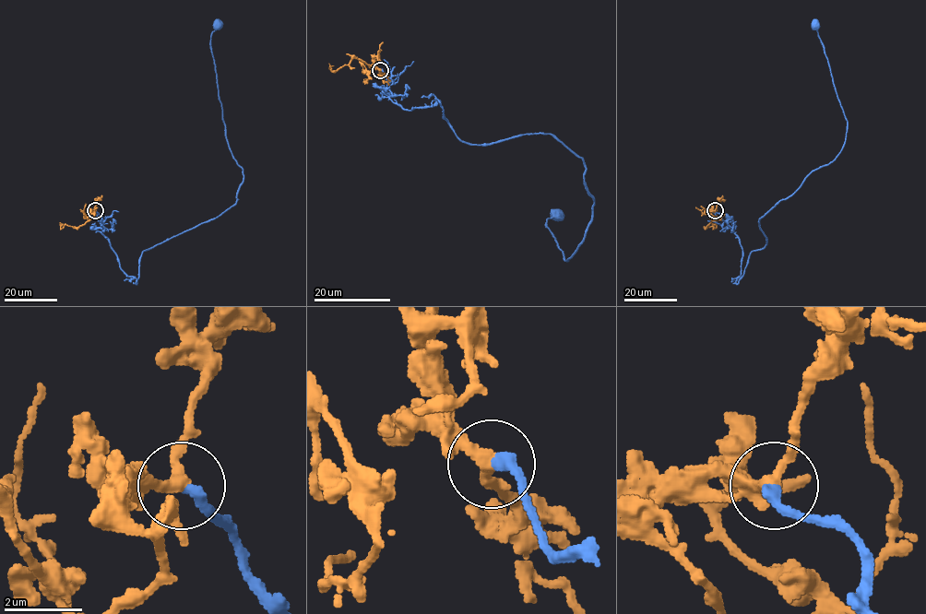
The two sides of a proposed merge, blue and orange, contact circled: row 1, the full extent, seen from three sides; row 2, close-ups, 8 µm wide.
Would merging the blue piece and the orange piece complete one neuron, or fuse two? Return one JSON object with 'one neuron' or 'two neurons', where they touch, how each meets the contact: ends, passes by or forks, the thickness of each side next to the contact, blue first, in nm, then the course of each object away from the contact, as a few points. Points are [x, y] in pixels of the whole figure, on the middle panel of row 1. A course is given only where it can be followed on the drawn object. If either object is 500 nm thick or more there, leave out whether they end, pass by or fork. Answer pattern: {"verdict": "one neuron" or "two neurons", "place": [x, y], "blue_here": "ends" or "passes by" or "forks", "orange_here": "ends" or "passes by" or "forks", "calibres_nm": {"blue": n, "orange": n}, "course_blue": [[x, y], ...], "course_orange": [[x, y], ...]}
{"verdict": "one neuron", "place": [380, 70], "blue_here": "ends", "orange_here": "passes by", "calibres_nm": {"blue": 320, "orange": 300}, "course_blue": [[379, 70], [389, 98], [439, 100], [469, 144], [561, 141], [594, 201], [564, 260], [555, 215]], "course_orange": [[379, 70], [374, 56], [377, 63], [373, 64], [354, 57], [338, 70], [331, 71], [329, 66]]}

